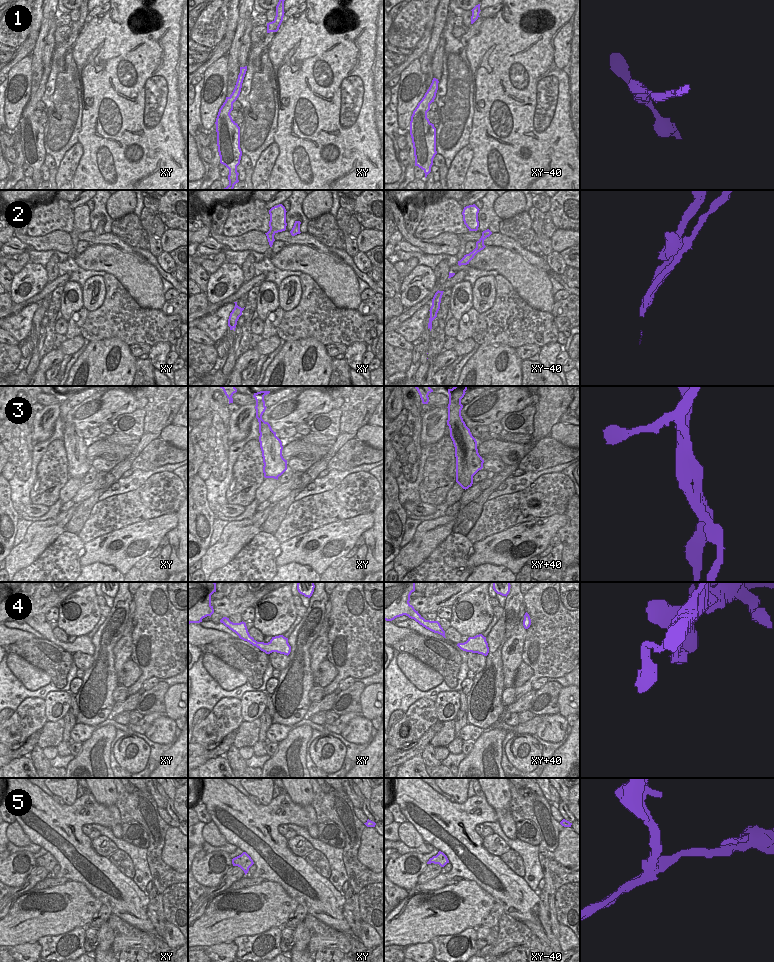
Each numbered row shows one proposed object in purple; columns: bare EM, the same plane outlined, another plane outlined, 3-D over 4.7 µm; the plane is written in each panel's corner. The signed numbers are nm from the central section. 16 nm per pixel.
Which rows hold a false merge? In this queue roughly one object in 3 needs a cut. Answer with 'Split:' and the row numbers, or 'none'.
Split: 2, 3

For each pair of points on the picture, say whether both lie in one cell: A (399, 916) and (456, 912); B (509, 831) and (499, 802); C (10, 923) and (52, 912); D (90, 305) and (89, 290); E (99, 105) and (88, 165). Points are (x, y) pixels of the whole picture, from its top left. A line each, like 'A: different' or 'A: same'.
A: same
B: same
C: same
D: same
E: same

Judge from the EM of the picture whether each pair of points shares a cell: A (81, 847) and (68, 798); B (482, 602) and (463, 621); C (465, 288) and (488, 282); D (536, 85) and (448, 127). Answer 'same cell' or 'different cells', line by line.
A: different cells
B: same cell
C: different cells
D: different cells

